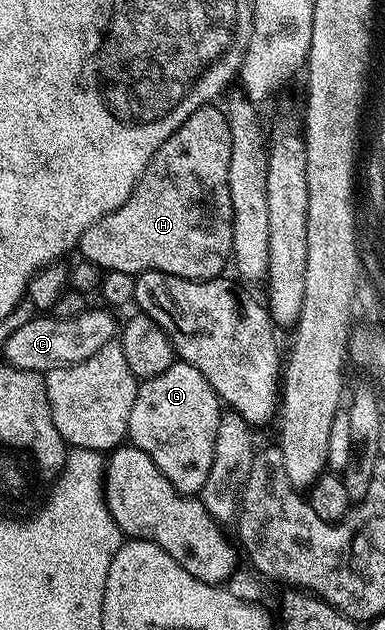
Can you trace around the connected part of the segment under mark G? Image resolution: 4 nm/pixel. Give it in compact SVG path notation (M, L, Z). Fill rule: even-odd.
M175 361L160 377L139 382L136 401L130 414L128 439L133 446L146 451L148 457L168 477L179 495L197 496L208 469L212 469L218 421L224 414L212 385L191 363ZM219 407L219 408L218 408Z

